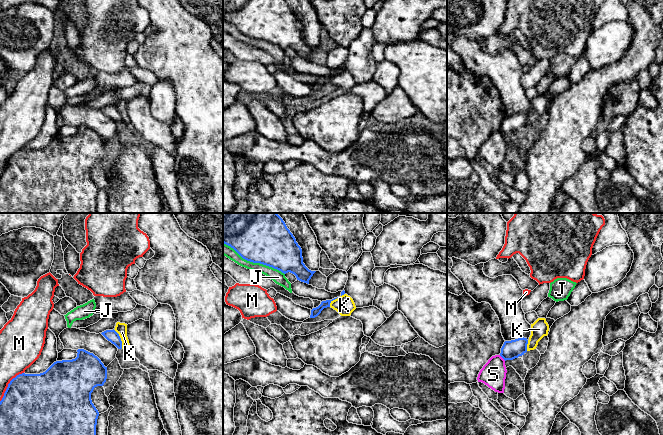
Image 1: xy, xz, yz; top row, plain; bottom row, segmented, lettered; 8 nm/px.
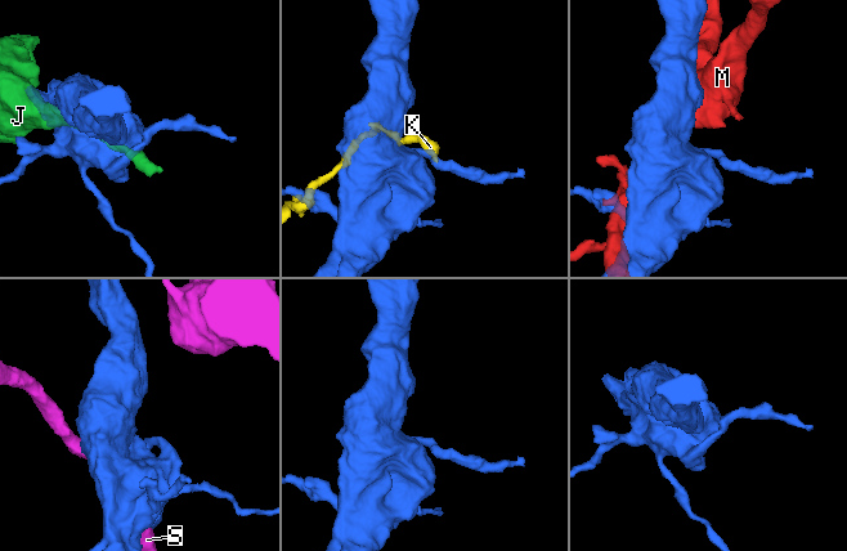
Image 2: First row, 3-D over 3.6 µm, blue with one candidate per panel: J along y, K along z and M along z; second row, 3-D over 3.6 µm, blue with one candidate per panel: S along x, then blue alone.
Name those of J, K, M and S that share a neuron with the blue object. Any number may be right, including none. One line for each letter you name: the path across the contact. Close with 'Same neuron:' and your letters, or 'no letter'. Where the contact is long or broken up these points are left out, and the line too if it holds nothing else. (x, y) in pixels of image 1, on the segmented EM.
Same neuron: no letter

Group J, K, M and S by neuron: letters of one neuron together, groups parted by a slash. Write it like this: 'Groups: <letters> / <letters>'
Groups: J / K / M / S

